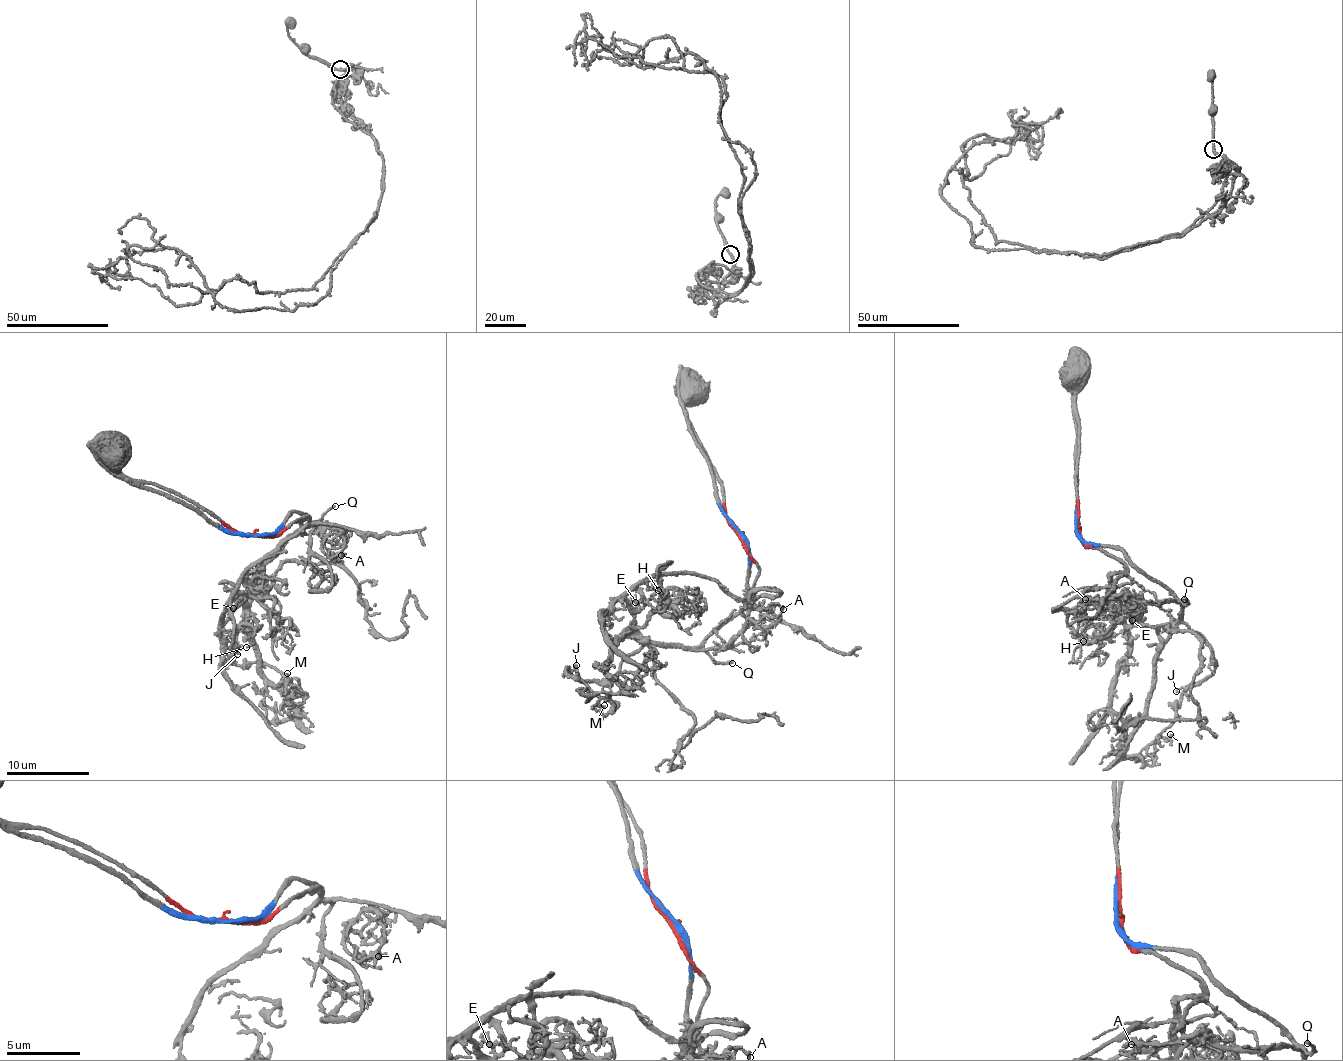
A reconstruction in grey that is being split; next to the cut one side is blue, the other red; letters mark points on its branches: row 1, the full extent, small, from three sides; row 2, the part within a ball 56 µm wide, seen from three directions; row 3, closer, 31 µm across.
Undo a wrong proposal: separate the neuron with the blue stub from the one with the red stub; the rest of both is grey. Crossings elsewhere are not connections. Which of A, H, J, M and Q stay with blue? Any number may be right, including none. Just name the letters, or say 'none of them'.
A, J, M, Q

